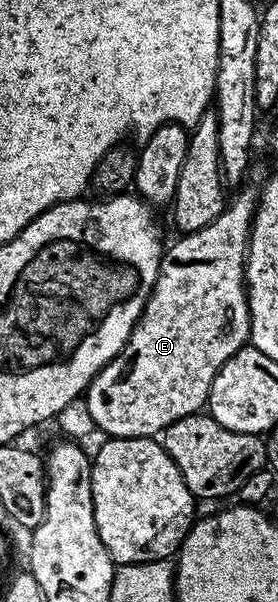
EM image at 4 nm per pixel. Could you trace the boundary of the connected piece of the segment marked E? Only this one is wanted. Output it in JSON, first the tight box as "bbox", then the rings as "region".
{"bbox":[85,185,257,438],"region":[[[250,185],[234,192],[235,200],[224,206],[221,217],[205,229],[191,229],[178,236],[171,248],[162,252],[157,281],[147,298],[145,309],[129,333],[129,341],[93,377],[85,392],[89,413],[96,428],[110,438],[155,437],[173,421],[202,412],[205,396],[211,391],[213,377],[248,342],[251,314],[247,308],[245,268],[251,221],[257,206],[256,188]]]}

